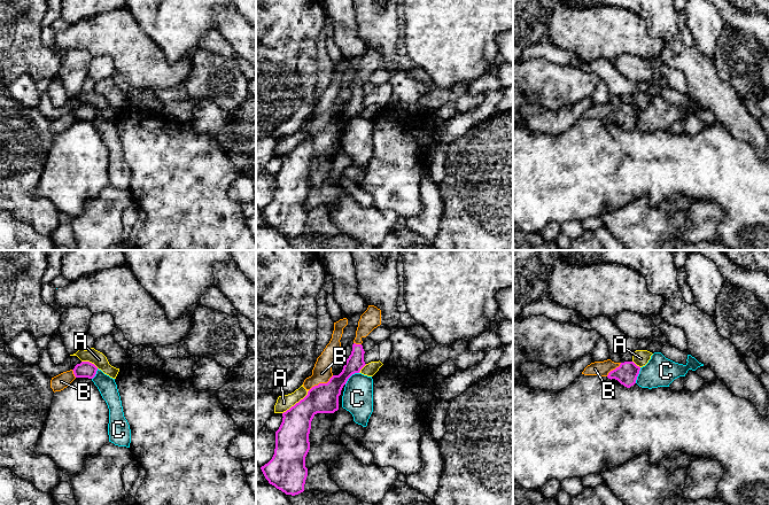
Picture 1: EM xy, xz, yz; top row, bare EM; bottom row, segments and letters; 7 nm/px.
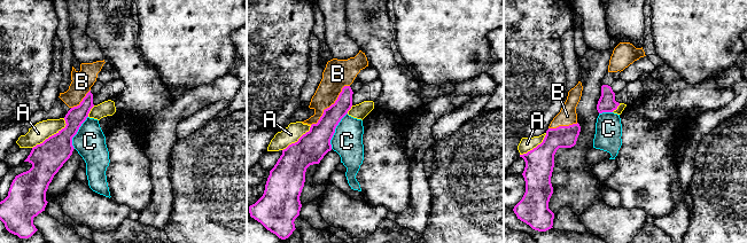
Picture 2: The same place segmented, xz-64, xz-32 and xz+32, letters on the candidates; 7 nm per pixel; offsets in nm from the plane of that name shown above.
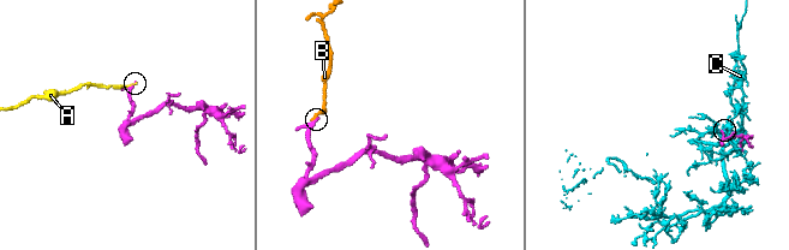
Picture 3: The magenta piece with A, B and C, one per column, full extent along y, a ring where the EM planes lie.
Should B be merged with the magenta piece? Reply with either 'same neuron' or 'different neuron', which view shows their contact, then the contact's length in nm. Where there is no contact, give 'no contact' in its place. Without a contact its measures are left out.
same neuron | xz | 200 nm

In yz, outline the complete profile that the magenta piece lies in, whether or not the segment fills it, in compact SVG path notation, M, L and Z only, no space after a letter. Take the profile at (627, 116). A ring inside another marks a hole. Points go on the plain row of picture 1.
M611 102L604 104L595 104L588 108L582 117L584 118L600 118L608 122L615 122L621 127L630 131L636 126L640 110L634 104L614 106Z

